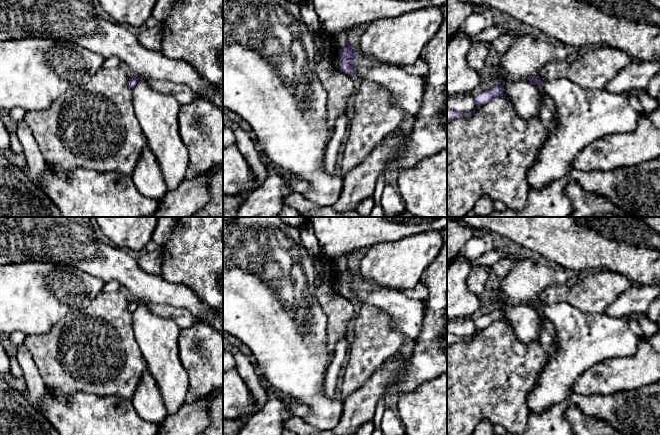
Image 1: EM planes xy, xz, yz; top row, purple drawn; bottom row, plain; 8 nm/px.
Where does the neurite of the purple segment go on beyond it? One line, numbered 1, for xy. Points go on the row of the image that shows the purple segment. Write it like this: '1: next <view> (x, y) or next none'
1: next none

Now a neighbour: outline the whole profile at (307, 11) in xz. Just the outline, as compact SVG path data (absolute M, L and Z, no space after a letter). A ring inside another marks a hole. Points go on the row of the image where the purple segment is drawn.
M304 0L300 4L300 15L304 23L307 26L312 27L316 36L321 39L321 42L318 46L318 50L319 54L324 57L327 53L327 50L329 49L329 40L332 34L323 28L315 12L314 3L312 0Z

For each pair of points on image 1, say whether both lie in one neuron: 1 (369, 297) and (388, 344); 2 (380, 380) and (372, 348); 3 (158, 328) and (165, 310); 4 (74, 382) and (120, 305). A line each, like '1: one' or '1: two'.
1: two
2: two
3: two
4: one

